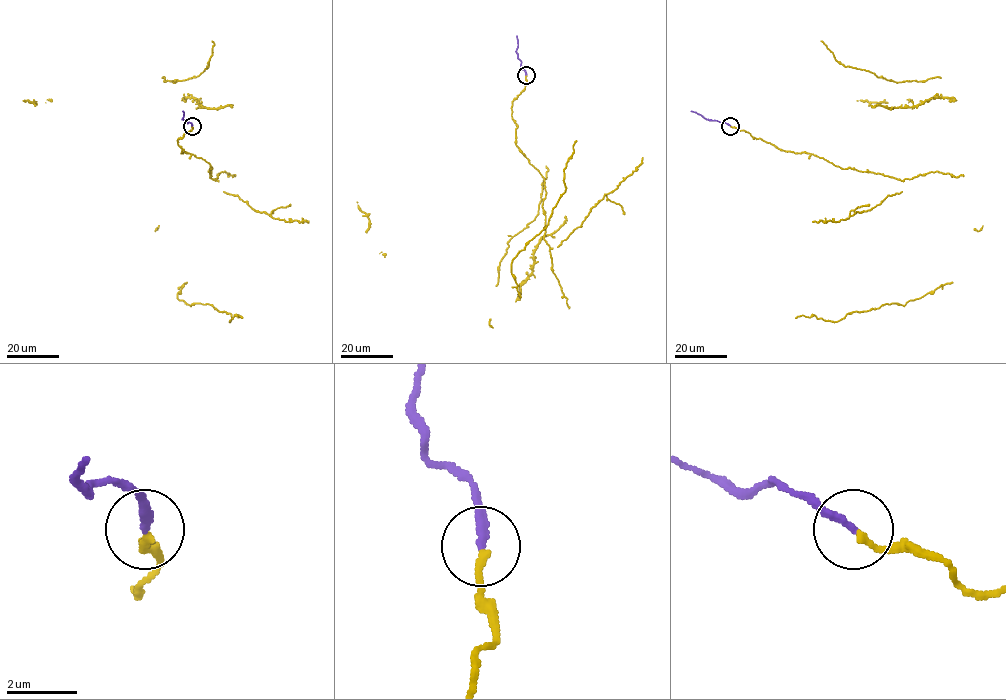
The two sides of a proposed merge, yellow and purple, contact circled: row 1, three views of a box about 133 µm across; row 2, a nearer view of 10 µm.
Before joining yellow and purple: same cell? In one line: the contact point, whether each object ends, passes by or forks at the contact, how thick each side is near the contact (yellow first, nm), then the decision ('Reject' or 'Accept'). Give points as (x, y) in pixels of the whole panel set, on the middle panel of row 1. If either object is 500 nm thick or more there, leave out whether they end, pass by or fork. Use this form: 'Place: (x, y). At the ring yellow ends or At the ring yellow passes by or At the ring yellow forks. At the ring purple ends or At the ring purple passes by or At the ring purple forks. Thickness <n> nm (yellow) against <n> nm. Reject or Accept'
Place: (526, 75). At the ring yellow ends. At the ring purple ends. Thickness 200 nm (yellow) against 240 nm. Accept

